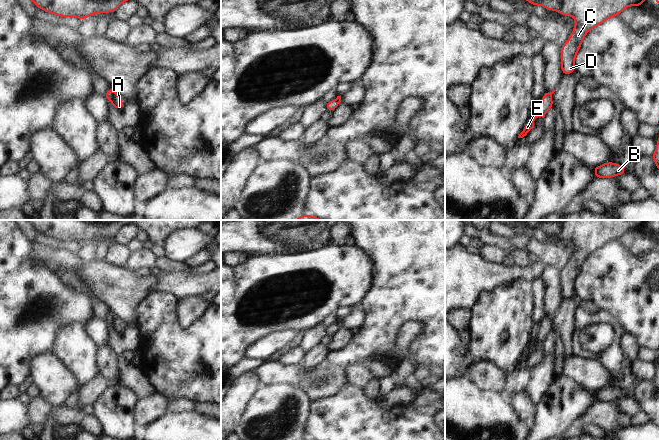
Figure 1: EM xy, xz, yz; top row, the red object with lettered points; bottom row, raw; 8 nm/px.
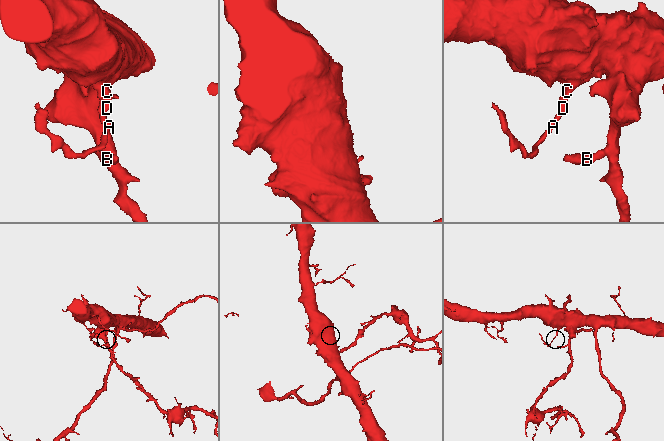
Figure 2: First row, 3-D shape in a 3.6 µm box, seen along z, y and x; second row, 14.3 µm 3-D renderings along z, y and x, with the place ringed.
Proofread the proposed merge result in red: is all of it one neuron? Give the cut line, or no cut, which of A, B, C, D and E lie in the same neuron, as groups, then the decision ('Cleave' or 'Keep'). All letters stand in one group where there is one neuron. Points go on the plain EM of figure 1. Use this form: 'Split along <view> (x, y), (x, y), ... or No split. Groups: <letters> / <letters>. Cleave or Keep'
Split along xy (115, 316), (110, 323). Groups: A E / B C D. Cleave.

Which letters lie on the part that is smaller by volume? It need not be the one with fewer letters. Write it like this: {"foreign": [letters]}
{"foreign": ["A", "E"]}

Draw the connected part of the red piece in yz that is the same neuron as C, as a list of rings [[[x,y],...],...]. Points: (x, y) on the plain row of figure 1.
[[[519,220],[533,230],[542,229],[546,234],[558,235],[564,241],[572,239],[575,252],[569,263],[561,270],[561,295],[563,299],[572,298],[575,293],[575,281],[581,272],[586,258],[613,240],[619,240],[628,230],[642,230],[647,220]]]

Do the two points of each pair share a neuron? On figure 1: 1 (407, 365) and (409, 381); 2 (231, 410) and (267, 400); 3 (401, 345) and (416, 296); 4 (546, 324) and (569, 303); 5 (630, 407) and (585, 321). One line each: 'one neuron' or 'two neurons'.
1: two neurons
2: two neurons
3: two neurons
4: one neuron
5: two neurons

